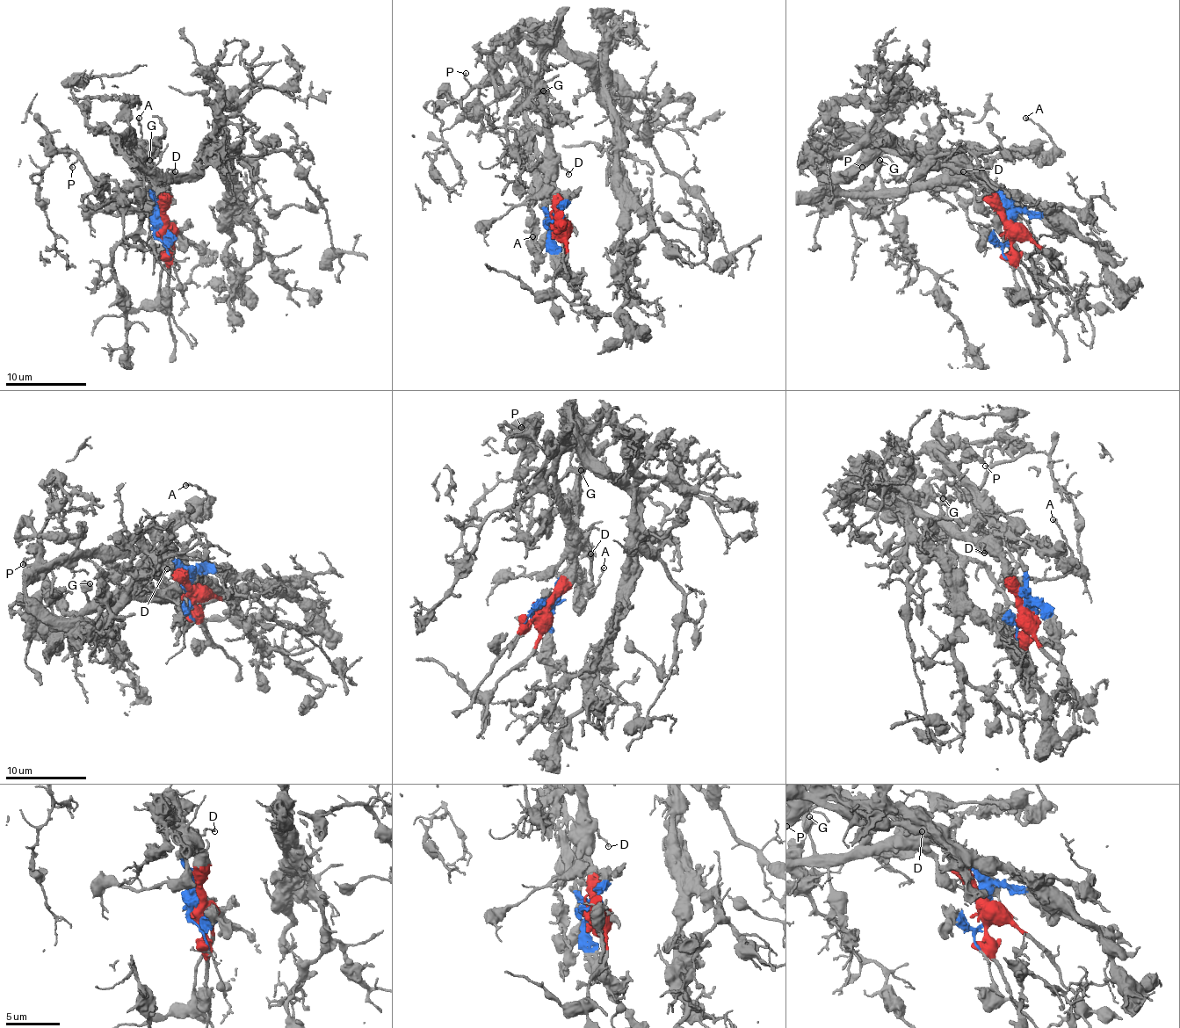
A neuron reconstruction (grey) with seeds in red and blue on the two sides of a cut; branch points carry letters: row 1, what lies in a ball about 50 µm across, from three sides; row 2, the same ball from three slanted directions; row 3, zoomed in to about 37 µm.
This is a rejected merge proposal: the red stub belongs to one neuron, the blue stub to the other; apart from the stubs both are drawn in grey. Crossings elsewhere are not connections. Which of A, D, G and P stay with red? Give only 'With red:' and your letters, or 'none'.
With red: D, G, P

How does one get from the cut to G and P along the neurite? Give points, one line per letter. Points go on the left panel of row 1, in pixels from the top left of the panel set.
G: (160, 228), (163, 214), (163, 185), (160, 182), (152, 188), (146, 188), (143, 176), (146, 163), (149, 159)
P: (160, 228), (163, 214), (160, 182), (143, 198), (107, 204), (99, 184), (79, 159), (73, 168)

